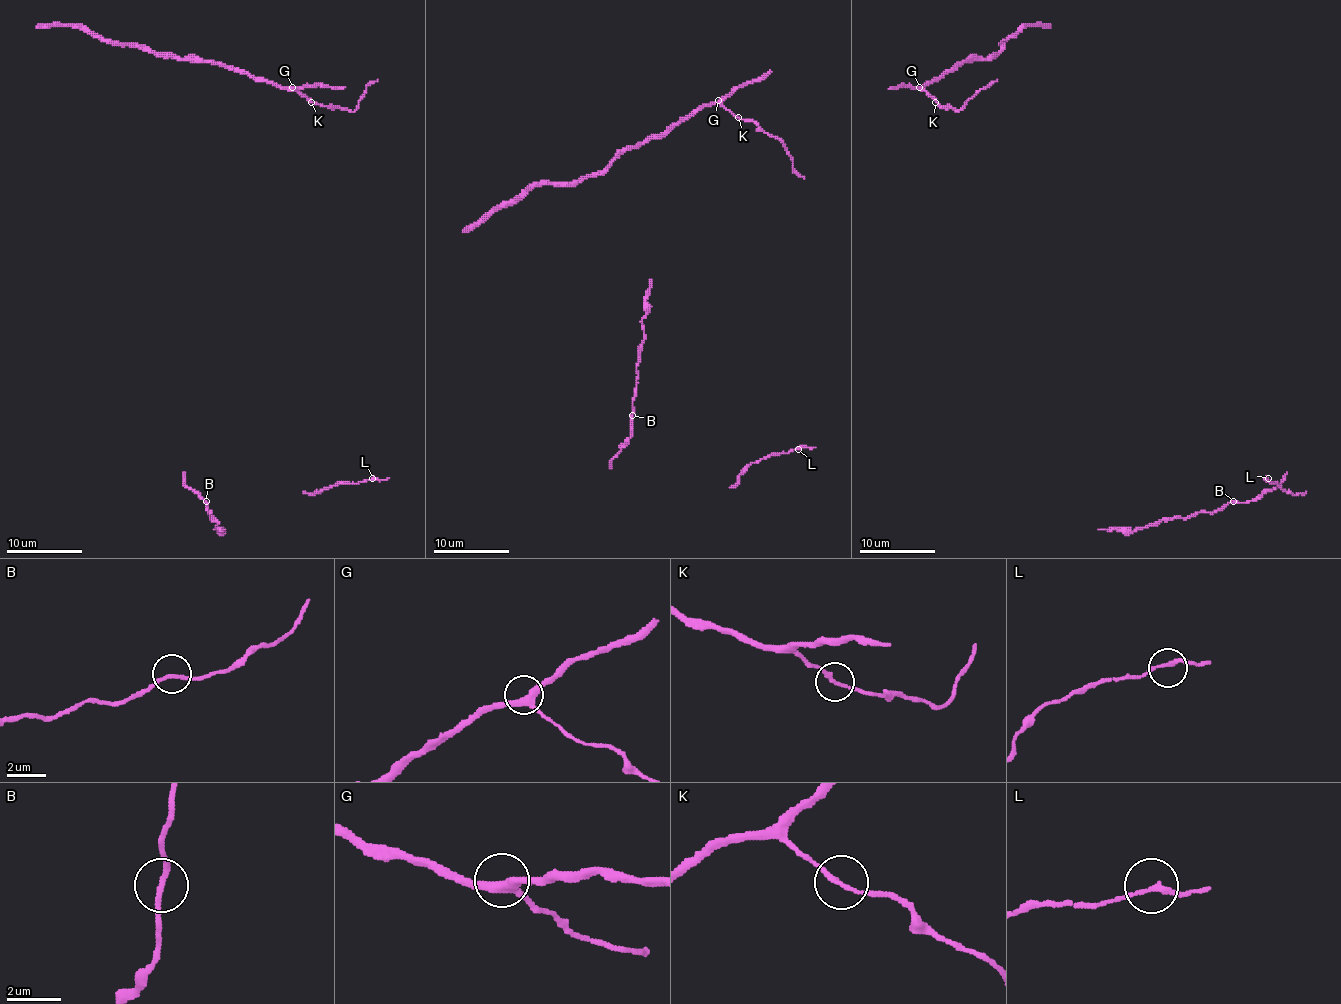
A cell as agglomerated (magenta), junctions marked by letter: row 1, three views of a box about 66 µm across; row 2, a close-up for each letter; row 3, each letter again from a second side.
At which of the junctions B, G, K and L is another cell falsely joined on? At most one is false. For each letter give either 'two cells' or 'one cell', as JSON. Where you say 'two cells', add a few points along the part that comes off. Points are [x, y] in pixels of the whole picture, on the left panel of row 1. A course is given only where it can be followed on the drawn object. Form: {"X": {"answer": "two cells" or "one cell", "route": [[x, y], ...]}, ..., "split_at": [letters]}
{"B": {"answer": "one cell"}, "G": {"answer": "one cell"}, "K": {"answer": "two cells", "route": [[311, 102], [353, 112], [366, 87], [377, 79]]}, "L": {"answer": "one cell"}, "split_at": ["K"]}

